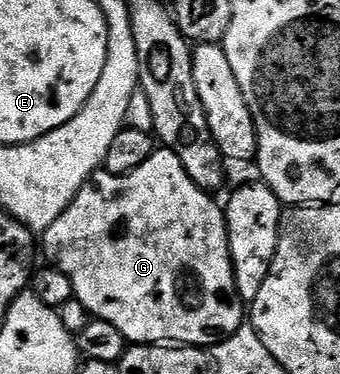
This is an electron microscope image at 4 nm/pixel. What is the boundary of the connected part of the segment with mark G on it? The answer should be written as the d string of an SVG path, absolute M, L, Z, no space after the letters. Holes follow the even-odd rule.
M157 147L142 166L138 166L133 172L127 172L121 176L115 176L103 170L95 172L82 186L82 190L74 198L74 202L50 226L42 233L42 252L48 255L47 263L58 267L62 274L66 274L72 280L72 290L75 299L86 306L86 310L95 319L110 322L110 326L124 335L125 341L136 346L188 346L207 349L209 346L221 344L226 338L230 338L233 330L241 327L246 320L246 308L240 295L236 292L234 282L234 270L232 269L232 255L228 249L228 222L226 212L211 200L213 198L207 191L199 188L183 168L182 162L176 153L168 147ZM96 232L120 232L120 236L99 236Z

